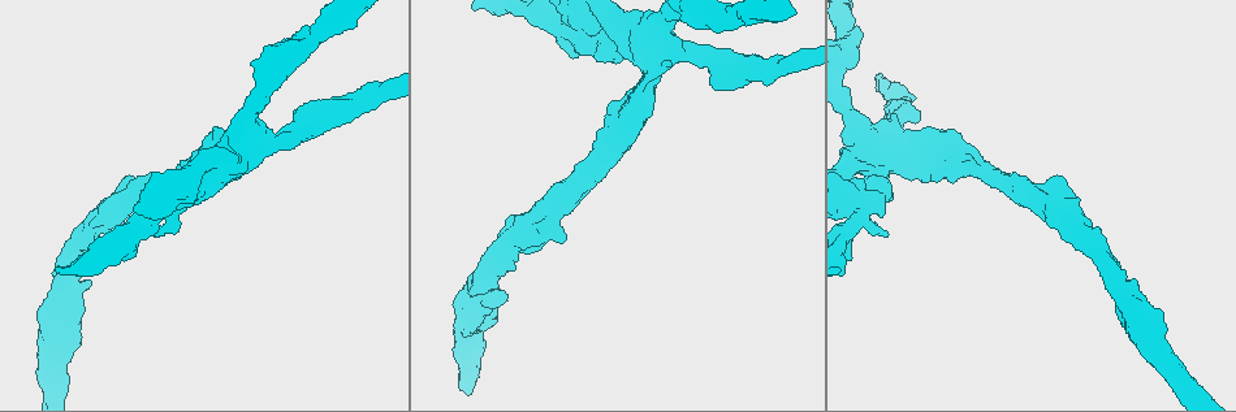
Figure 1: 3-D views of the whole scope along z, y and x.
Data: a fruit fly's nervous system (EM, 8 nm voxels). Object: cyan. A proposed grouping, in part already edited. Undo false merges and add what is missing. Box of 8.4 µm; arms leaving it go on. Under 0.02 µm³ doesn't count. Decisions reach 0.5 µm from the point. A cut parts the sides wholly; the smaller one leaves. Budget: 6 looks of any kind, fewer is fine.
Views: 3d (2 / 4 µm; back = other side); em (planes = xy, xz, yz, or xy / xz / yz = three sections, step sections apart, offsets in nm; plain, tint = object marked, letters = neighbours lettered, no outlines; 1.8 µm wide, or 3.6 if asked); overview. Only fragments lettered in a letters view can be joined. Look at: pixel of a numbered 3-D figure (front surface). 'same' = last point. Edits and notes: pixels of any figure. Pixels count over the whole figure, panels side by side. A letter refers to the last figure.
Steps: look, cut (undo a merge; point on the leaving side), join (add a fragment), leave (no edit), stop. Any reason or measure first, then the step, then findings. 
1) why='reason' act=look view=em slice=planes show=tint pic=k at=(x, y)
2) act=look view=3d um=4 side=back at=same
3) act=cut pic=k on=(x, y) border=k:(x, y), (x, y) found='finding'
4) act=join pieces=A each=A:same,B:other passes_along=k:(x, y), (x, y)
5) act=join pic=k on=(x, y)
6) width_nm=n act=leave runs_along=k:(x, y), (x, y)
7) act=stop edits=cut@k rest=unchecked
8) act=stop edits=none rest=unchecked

why='free end' act=look view=3d um=2 side=back pic=1 at=(688, 22)

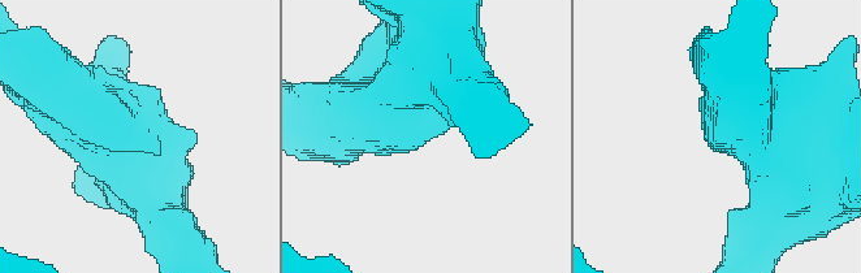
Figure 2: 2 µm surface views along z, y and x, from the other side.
act=look view=em slice=xy step=4 show=tint pic=2 at=(133, 118)

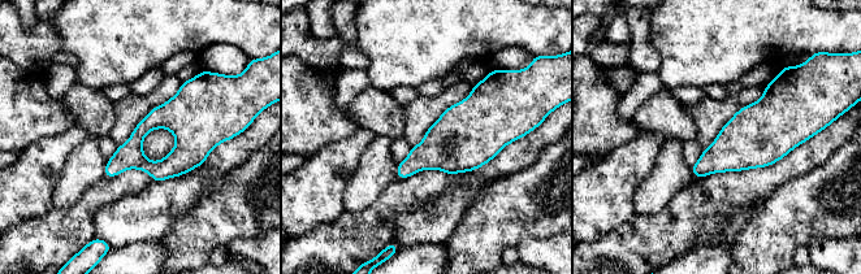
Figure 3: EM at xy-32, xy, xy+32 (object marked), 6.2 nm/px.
why='see the neighbours' act=look view=em slice=xy step=4 show=letters at=same

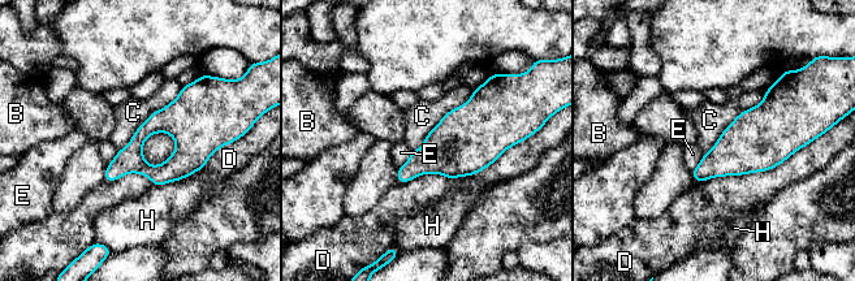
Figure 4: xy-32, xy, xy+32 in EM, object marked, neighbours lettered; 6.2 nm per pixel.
act=leave each=B:other,C:other,D:other,E:other,H:other border=4:(182, 86), (119, 150) found='no lettered fragment goes on from it'

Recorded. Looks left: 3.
why='closes a loop' act=look view=em um=3.6 slice=planes show=plain pic=1 at=(857, 194)

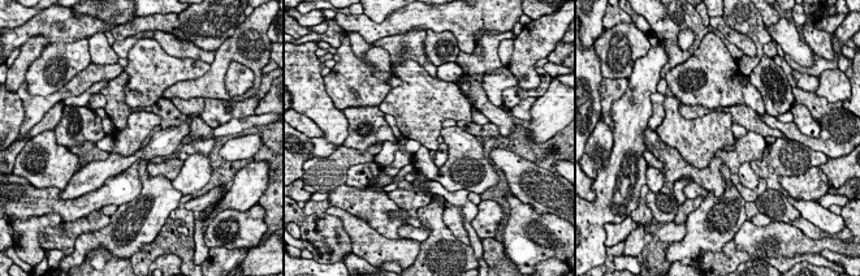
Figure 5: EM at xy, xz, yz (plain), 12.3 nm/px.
act=look view=em um=3.6 slice=planes show=letters at=same

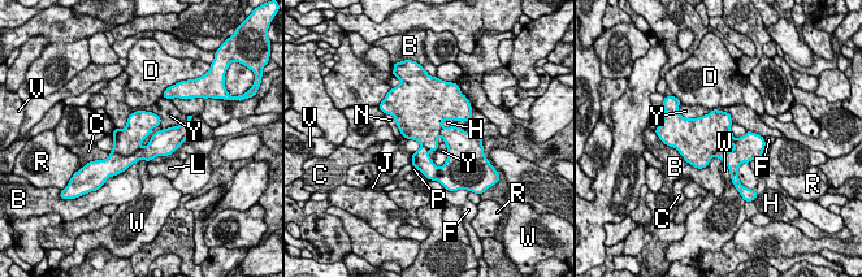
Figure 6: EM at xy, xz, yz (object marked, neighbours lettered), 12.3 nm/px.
width_nm=500 act=cut pic=6 on=(115, 164) each=B:other,C:other,D:other,F:other,H:other,J:other,L:other,N:other,P:other,R:other,V:other,W:other,Y:other found='two cells meet here'

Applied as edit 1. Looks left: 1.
act=stop edits=cut@6 rest=unchecked

